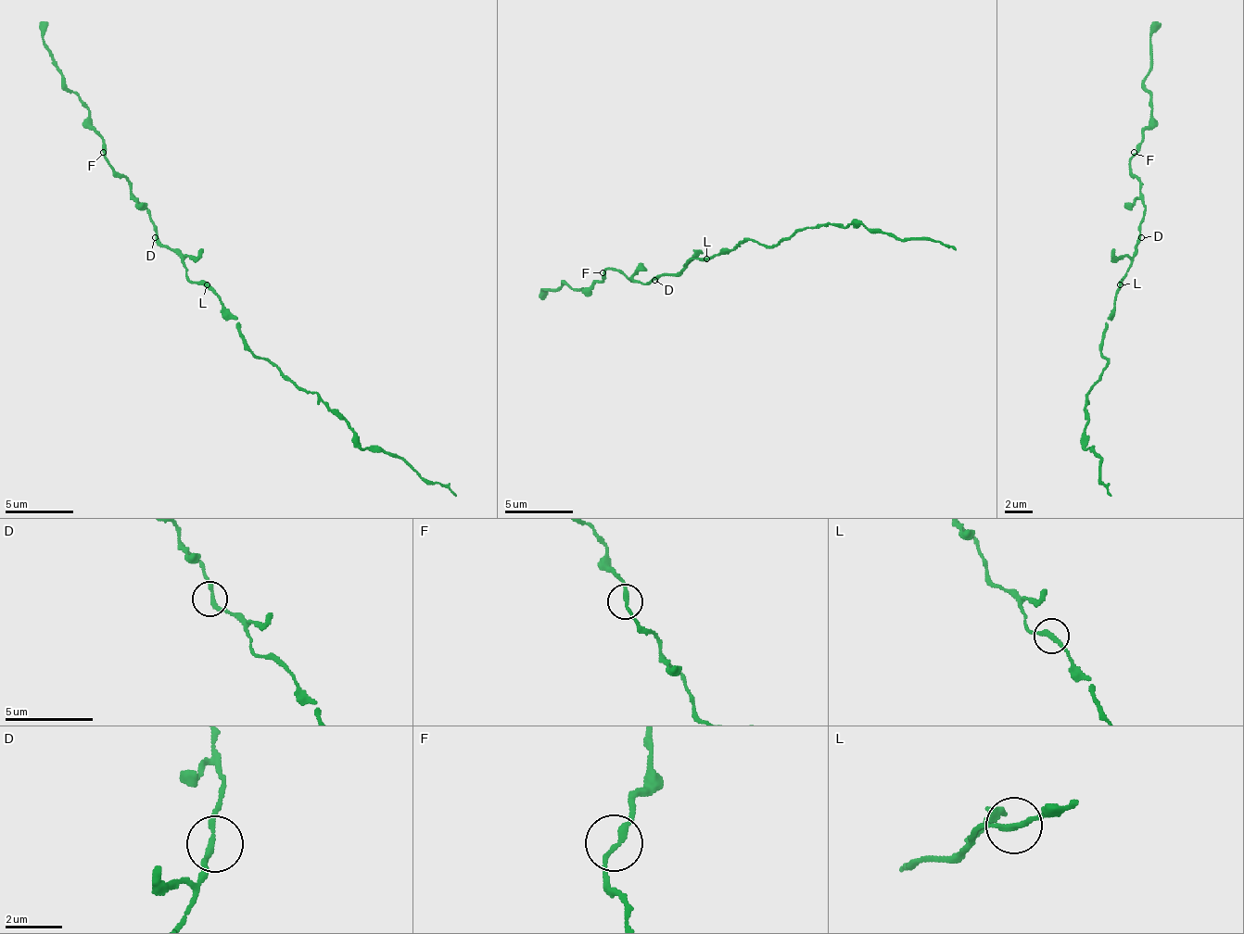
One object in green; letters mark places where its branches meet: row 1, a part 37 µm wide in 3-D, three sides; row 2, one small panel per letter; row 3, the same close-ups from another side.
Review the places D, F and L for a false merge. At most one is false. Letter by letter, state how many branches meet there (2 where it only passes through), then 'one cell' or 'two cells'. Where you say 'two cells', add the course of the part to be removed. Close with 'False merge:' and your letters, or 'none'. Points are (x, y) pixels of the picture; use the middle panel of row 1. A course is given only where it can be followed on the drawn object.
D: 2 | one cell
F: 2 | one cell
L: 2 | one cell
False merge: none

